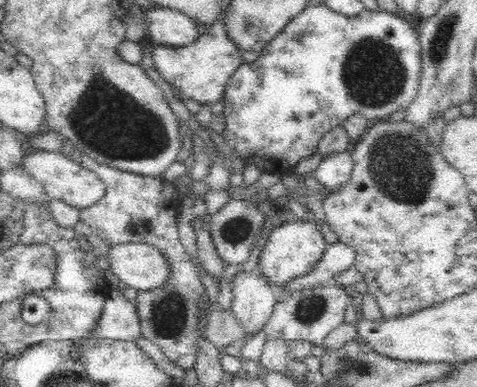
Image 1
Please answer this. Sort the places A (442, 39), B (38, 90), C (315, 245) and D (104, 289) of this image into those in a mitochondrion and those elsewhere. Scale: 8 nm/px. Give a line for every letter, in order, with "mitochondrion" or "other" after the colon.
A: mitochondrion
B: other
C: other
D: other

